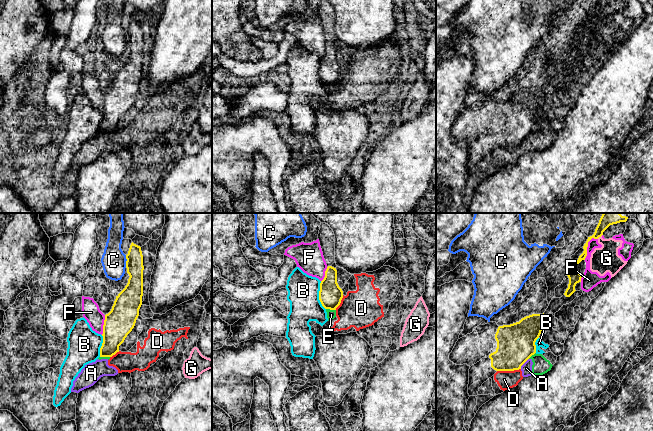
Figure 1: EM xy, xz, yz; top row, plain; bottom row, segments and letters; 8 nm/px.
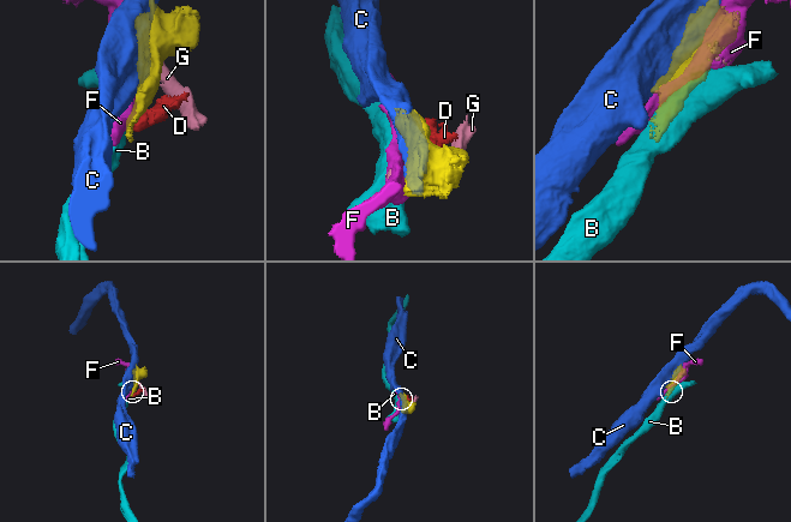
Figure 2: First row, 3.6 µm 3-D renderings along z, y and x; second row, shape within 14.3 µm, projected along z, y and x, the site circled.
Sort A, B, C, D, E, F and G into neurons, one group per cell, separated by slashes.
A D E / B / C / F G

